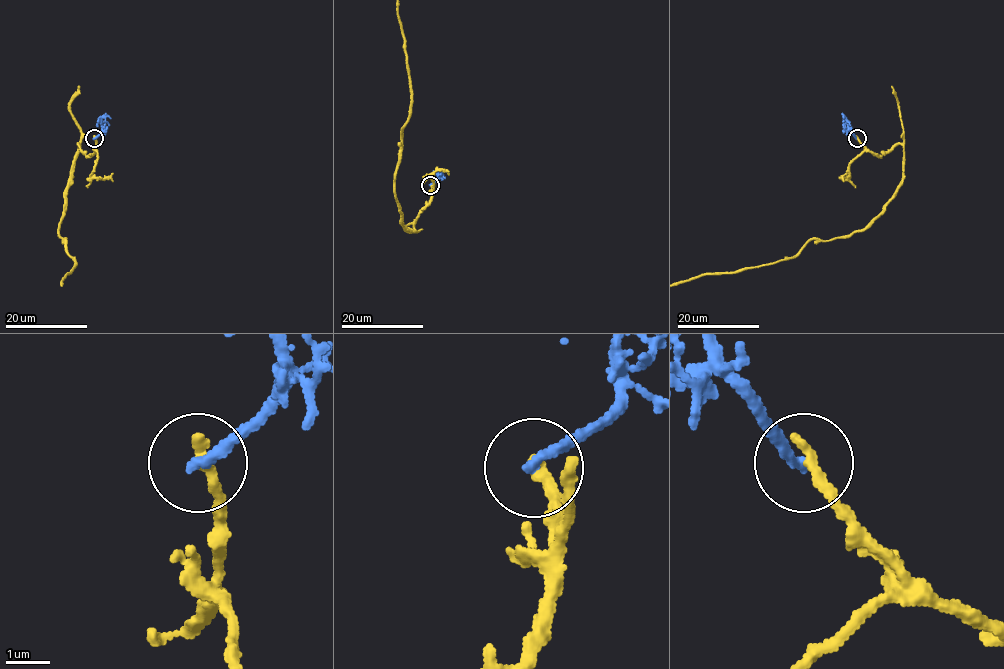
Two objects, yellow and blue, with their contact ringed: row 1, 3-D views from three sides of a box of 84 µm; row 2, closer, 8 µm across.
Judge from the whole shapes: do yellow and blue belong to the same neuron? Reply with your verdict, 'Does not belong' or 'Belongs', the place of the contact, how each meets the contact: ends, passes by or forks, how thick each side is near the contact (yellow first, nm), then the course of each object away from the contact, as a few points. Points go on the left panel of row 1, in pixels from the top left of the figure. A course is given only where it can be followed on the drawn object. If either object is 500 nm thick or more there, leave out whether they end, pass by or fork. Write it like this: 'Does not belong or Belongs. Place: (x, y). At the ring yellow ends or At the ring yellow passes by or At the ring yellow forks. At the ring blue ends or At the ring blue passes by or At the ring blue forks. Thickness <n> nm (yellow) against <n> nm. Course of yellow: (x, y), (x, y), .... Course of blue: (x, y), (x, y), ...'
Does not belong. Place: (94, 138). At the ring yellow ends. At the ring blue ends. Thickness 320 nm (yellow) against 240 nm. Course of blue: (94, 138), (102, 130), (101, 119), (110, 118)

